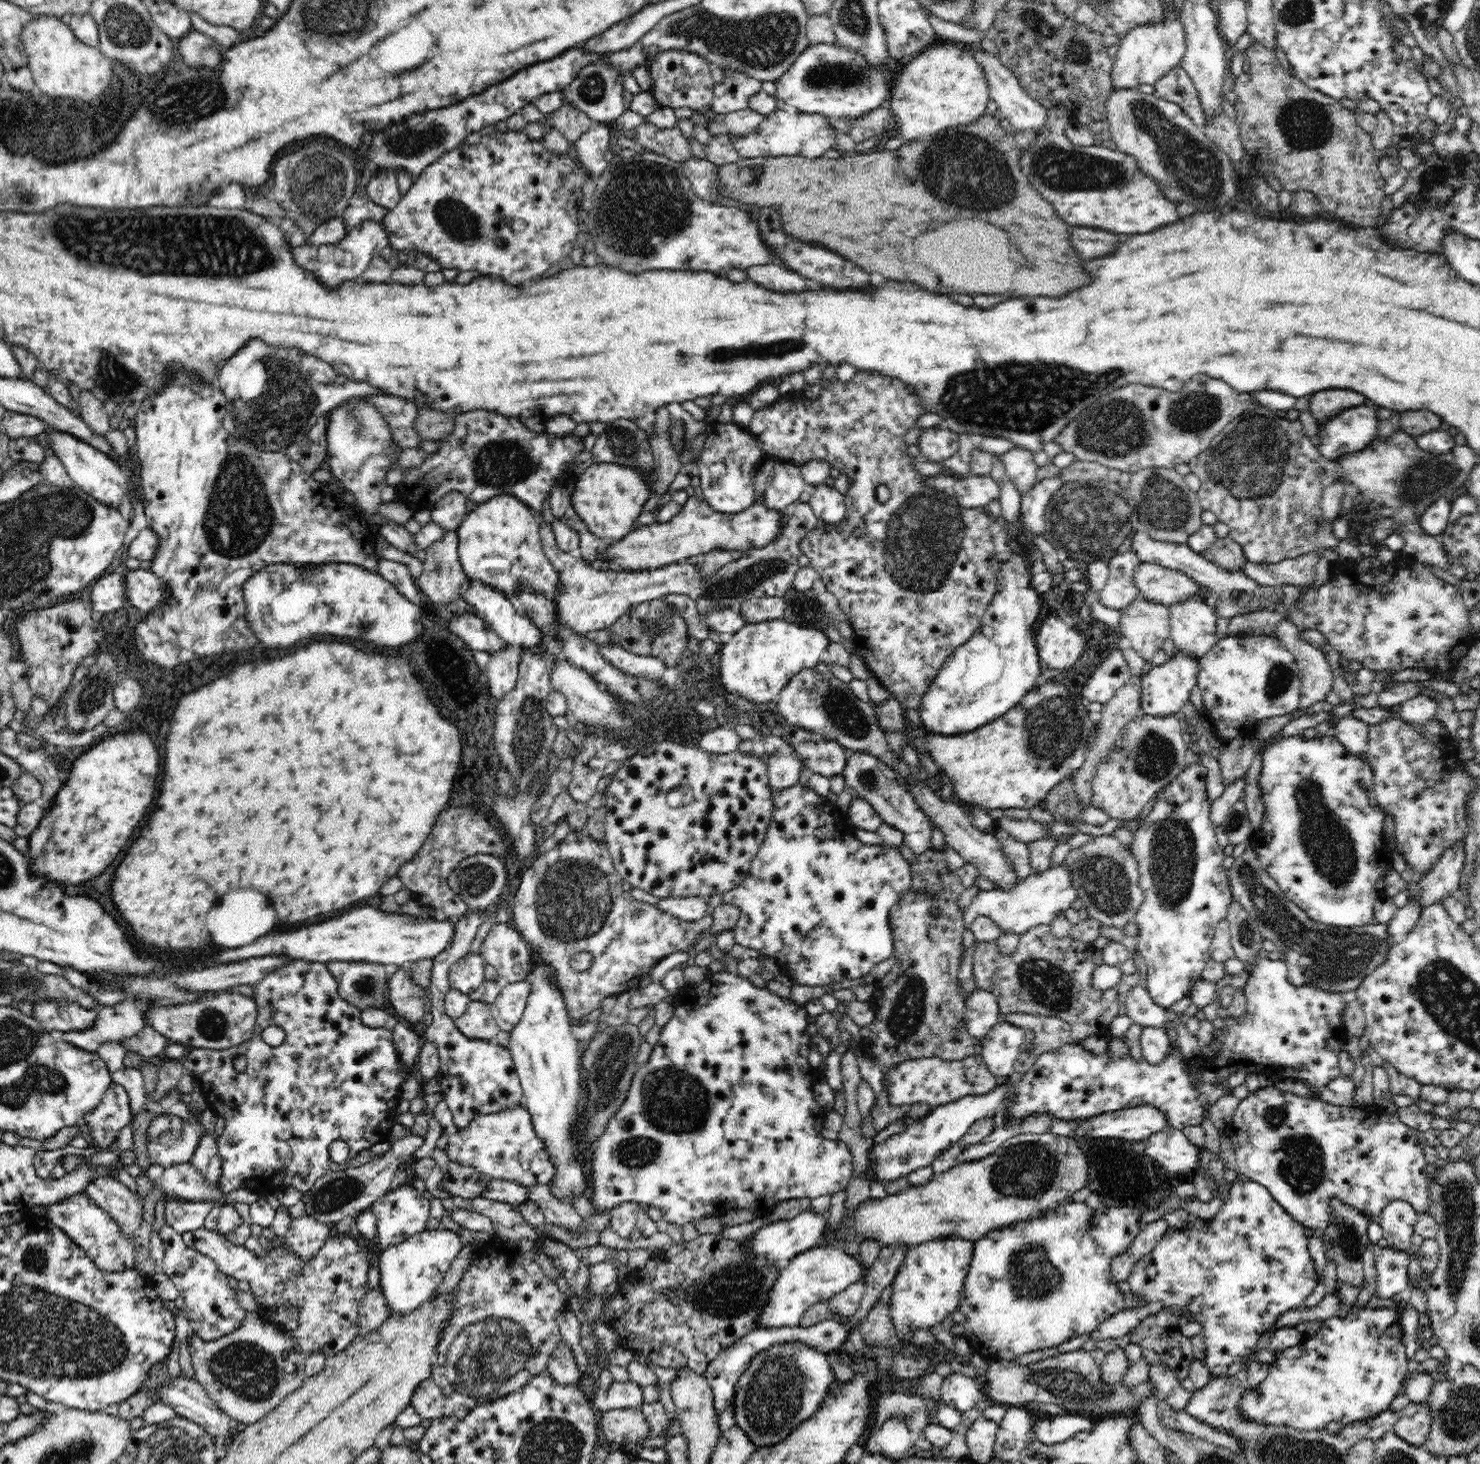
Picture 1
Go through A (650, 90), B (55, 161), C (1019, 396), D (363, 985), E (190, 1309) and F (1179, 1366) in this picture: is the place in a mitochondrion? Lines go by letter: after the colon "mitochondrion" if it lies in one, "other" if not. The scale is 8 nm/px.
A: other
B: other
C: mitochondrion
D: mitochondrion
E: other
F: other

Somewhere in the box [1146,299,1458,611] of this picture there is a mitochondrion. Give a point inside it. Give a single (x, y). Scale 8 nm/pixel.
(1250, 464)

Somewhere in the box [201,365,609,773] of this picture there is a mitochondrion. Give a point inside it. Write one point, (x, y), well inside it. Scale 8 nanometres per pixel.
(506, 462)

